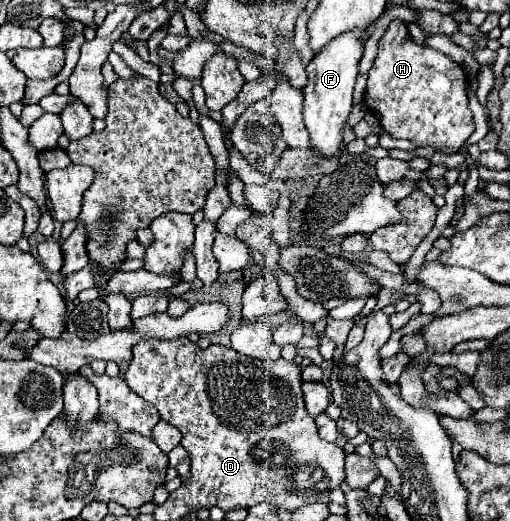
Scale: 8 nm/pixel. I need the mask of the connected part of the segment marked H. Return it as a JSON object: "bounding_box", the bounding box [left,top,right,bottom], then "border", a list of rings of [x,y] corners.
{"bounding_box":[365,20,475,152],"border":[[[393,20],[381,40],[377,42],[379,52],[373,62],[373,68],[367,74],[367,90],[365,90],[365,106],[371,112],[377,112],[381,118],[383,130],[393,138],[407,138],[417,142],[419,146],[431,146],[435,150],[457,152],[463,142],[473,134],[475,122],[469,110],[467,87],[469,80],[465,68],[453,62],[447,54],[433,50],[429,46],[419,46],[411,40],[407,24],[403,20]]]}

